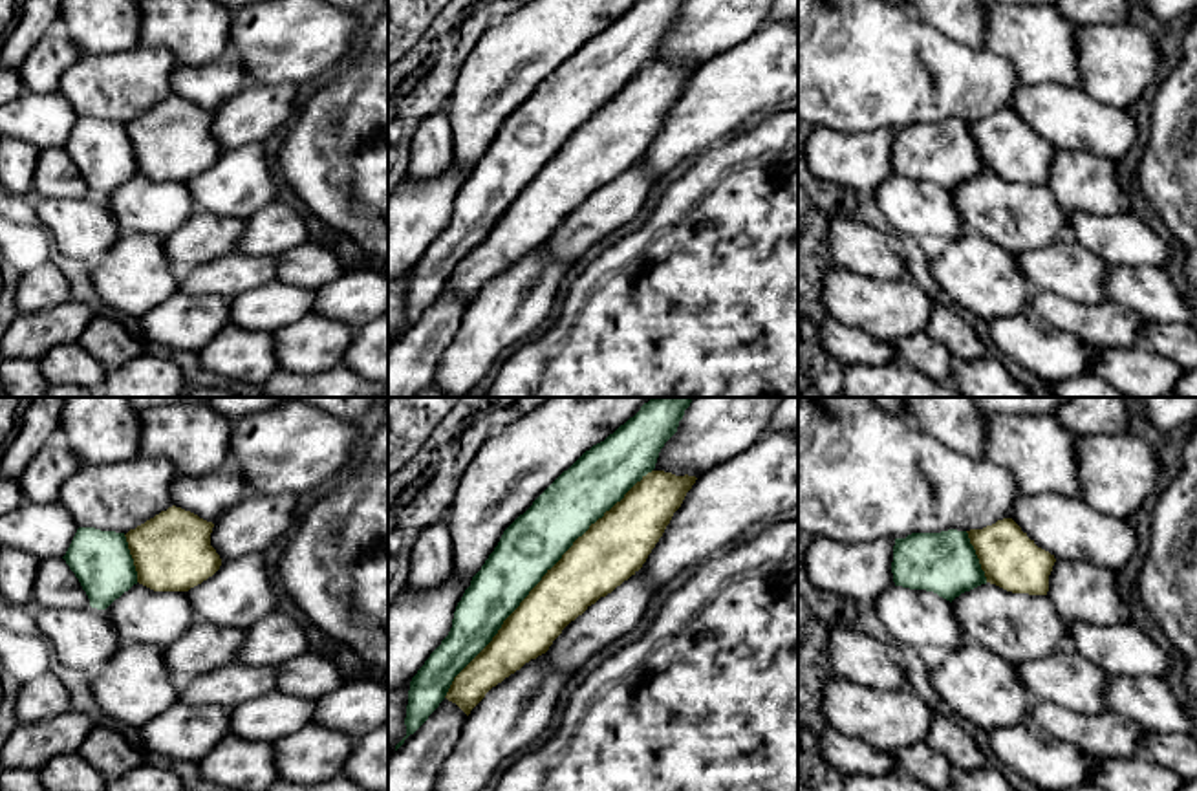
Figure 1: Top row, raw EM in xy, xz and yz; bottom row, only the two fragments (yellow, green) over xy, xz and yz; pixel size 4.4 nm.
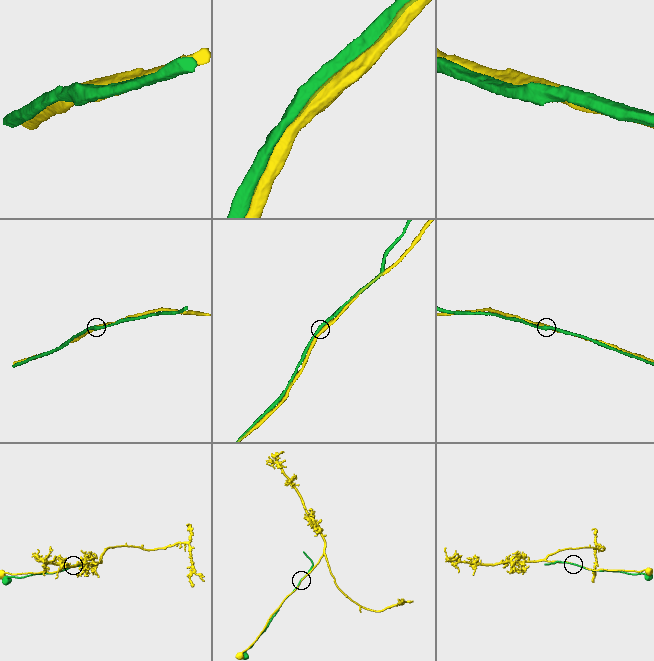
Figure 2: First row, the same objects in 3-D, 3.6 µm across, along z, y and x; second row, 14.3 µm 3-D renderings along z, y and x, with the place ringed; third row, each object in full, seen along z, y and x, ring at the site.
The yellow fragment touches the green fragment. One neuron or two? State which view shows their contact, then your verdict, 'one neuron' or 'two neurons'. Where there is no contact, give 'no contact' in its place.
contact in xz; two neurons

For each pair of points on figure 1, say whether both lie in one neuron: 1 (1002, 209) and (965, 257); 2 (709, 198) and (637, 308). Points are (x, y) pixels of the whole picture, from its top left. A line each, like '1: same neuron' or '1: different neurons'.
1: different neurons
2: same neuron

